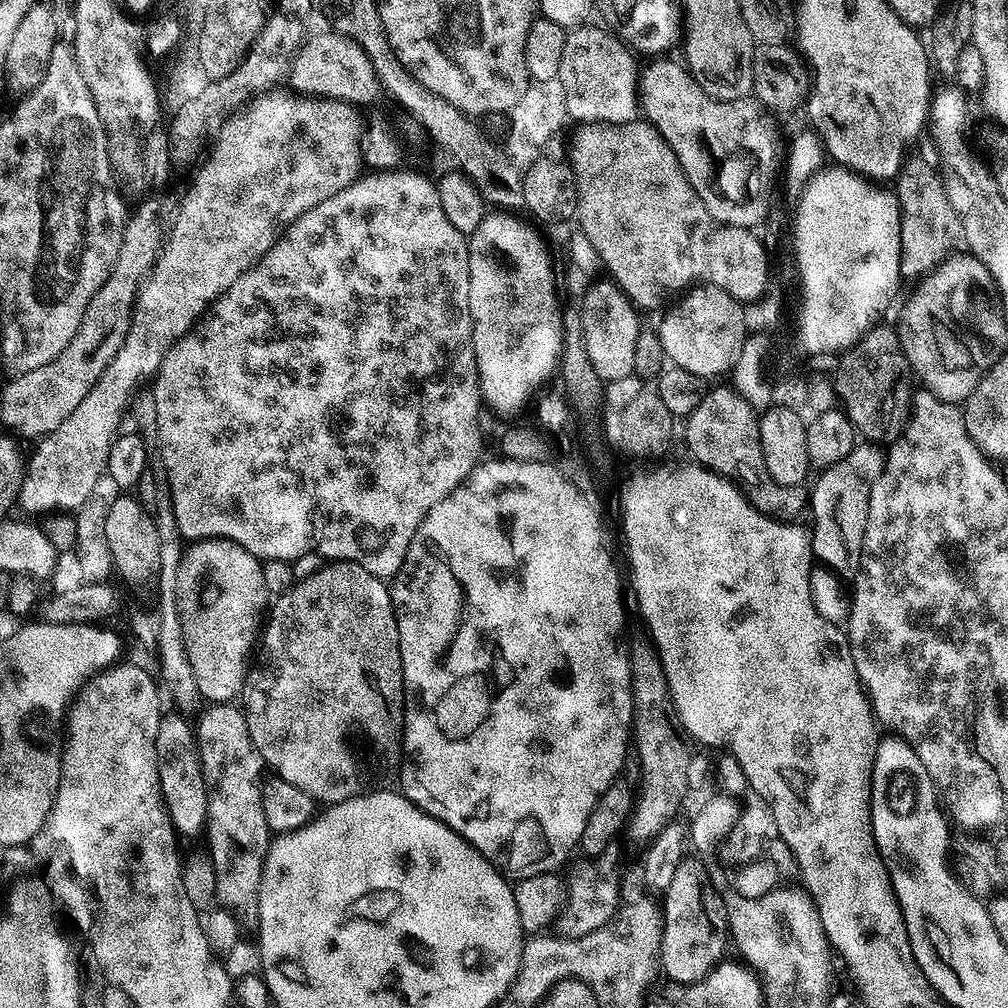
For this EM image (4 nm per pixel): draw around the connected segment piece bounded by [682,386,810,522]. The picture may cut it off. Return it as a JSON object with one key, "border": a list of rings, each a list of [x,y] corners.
{"border":[[[709,387],[702,402],[698,402],[698,410],[683,421],[682,432],[683,428],[684,444],[692,455],[689,457],[732,481],[760,512],[773,516],[775,520],[792,522],[803,508],[805,511],[809,507],[810,492],[807,487],[782,486],[782,482],[774,482],[774,478],[770,478],[770,470],[766,470],[766,458],[762,454],[760,416],[734,387]]]}

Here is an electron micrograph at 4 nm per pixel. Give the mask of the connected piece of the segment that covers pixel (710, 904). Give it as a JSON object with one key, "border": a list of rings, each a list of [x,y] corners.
{"border":[[[686,858],[681,862],[662,900],[664,929],[659,967],[679,986],[697,984],[725,959],[724,951],[730,948],[728,911],[704,869],[703,859]]]}

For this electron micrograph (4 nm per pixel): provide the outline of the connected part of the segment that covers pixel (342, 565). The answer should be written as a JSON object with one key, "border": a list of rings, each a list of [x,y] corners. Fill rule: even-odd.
{"border":[[[334,560],[325,563],[314,574],[310,574],[310,578],[297,580],[290,590],[275,597],[258,640],[254,663],[249,667],[248,677],[244,679],[242,707],[246,726],[250,730],[250,738],[265,765],[271,771],[273,768],[276,771],[273,773],[279,779],[290,782],[290,786],[298,786],[298,790],[310,794],[310,798],[321,805],[341,804],[355,796],[363,796],[377,786],[387,785],[384,783],[399,773],[404,750],[404,675],[398,622],[389,585],[381,577],[370,574],[366,566],[358,566],[349,560]]]}

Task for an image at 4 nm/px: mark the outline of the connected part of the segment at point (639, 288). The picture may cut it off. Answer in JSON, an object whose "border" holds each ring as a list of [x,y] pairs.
{"border":[[[637,118],[625,124],[580,124],[577,129],[576,149],[573,152],[571,149],[570,163],[572,173],[576,176],[576,189],[580,195],[580,201],[576,207],[578,221],[580,220],[579,231],[584,232],[586,238],[590,238],[590,246],[594,246],[597,261],[608,267],[610,272],[608,274],[611,279],[627,294],[628,299],[636,305],[637,309],[645,310],[644,308],[660,307],[660,309],[663,309],[669,302],[675,301],[685,290],[693,287],[701,279],[701,277],[699,278],[700,275],[703,277],[707,273],[714,233],[712,215],[706,210],[702,198],[698,198],[694,186],[690,186],[690,182],[686,178],[672,147],[664,141],[662,134],[656,127],[649,124],[647,120]]]}

